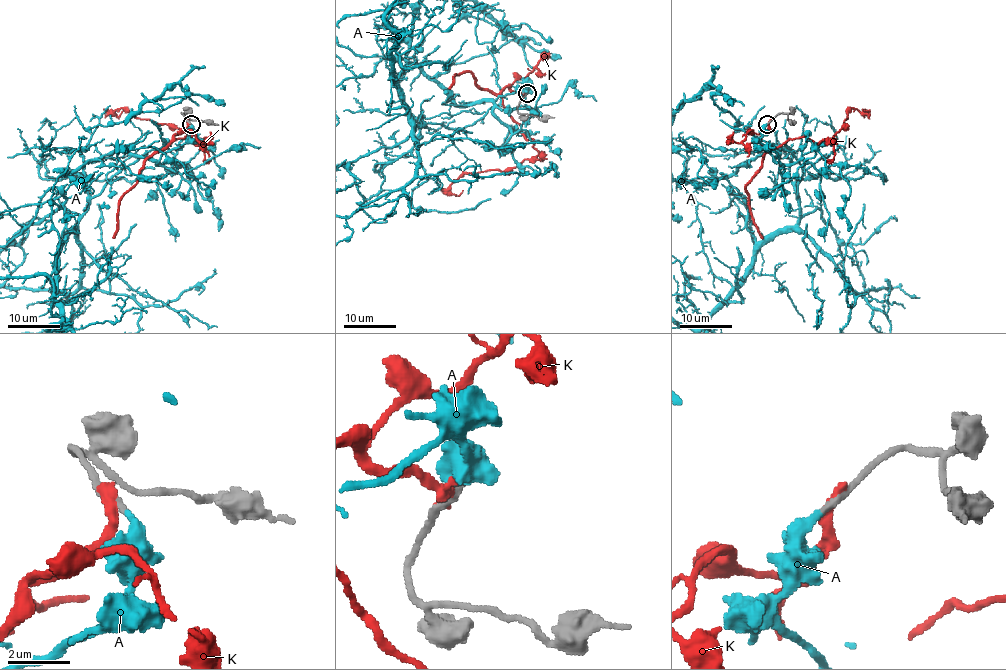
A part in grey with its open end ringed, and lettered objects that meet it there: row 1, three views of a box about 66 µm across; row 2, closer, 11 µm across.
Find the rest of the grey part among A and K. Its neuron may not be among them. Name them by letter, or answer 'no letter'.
A

